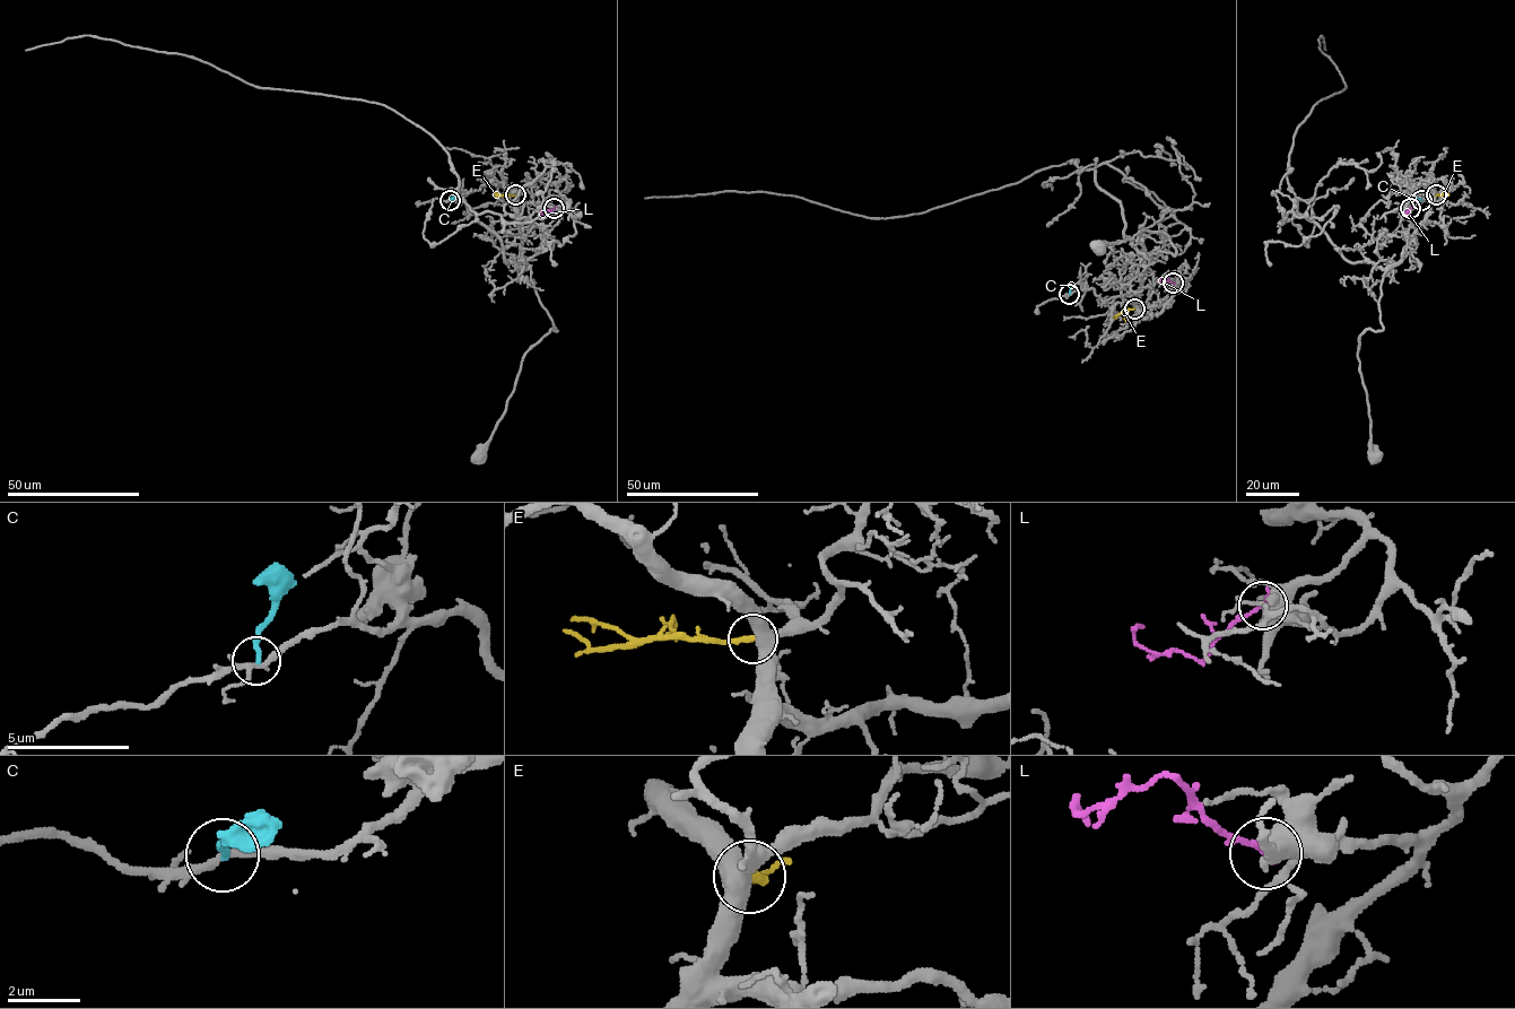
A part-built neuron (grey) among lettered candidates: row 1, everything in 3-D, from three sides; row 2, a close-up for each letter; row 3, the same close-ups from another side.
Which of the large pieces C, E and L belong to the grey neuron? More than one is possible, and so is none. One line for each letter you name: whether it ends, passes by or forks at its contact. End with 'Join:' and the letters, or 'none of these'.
E: it ends there
Join: E

